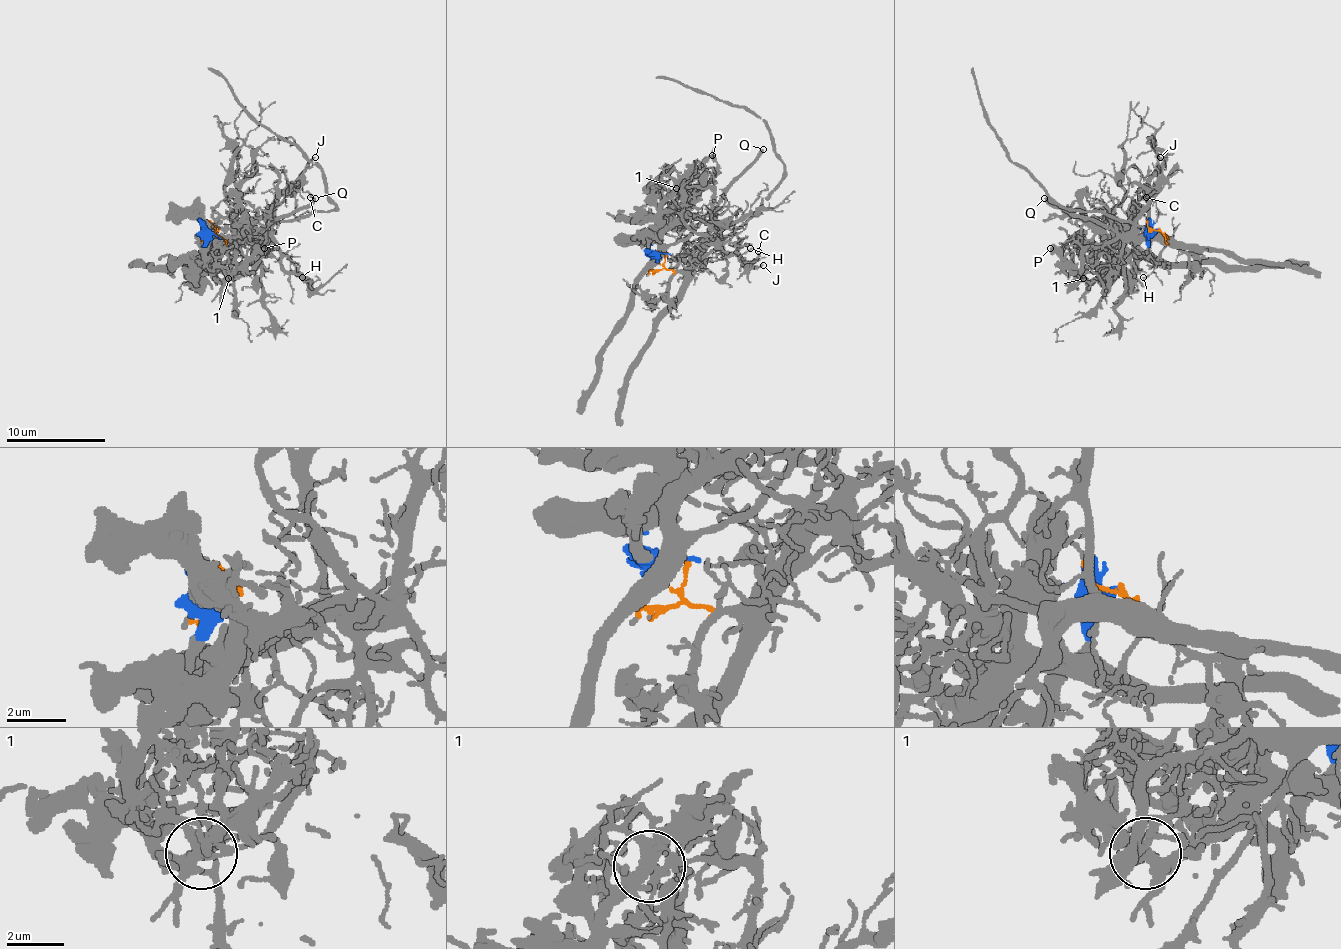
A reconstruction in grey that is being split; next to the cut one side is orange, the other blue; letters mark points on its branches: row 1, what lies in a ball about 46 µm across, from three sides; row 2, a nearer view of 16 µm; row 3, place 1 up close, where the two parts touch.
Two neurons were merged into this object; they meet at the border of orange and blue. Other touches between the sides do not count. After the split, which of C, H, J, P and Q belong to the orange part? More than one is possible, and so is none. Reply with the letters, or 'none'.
C, H, J

